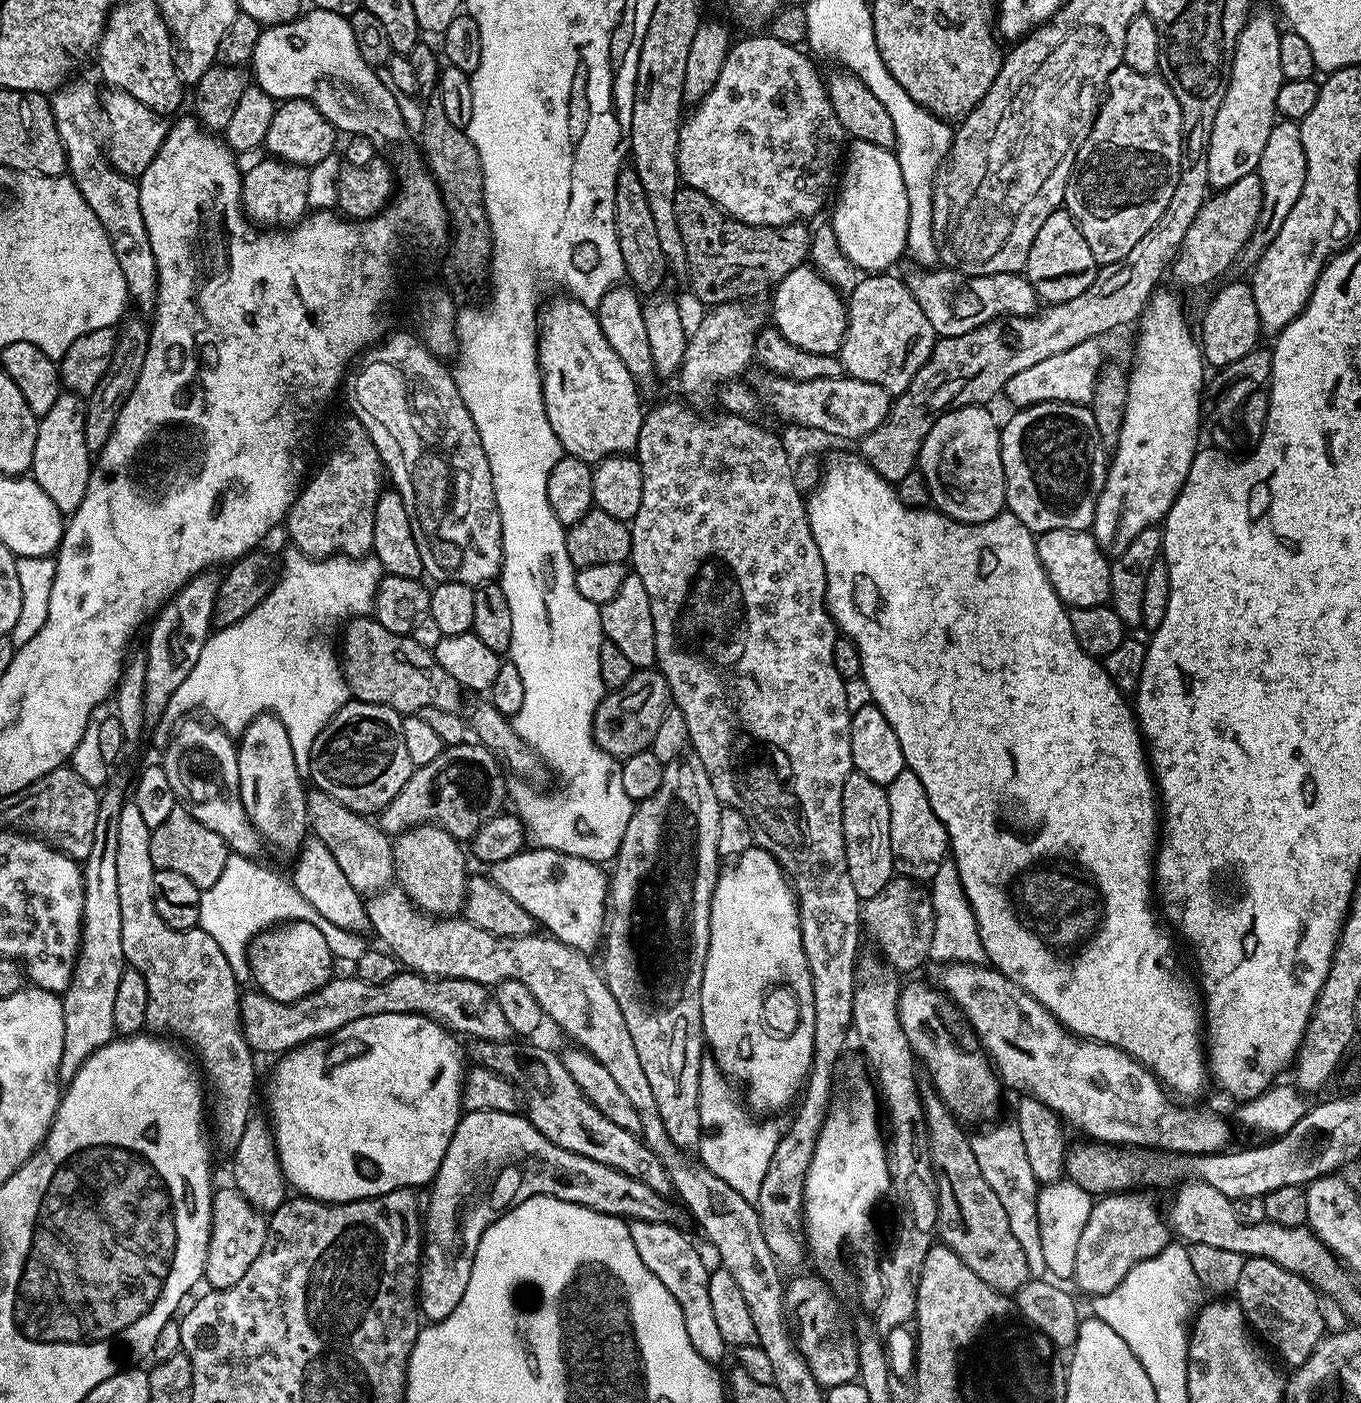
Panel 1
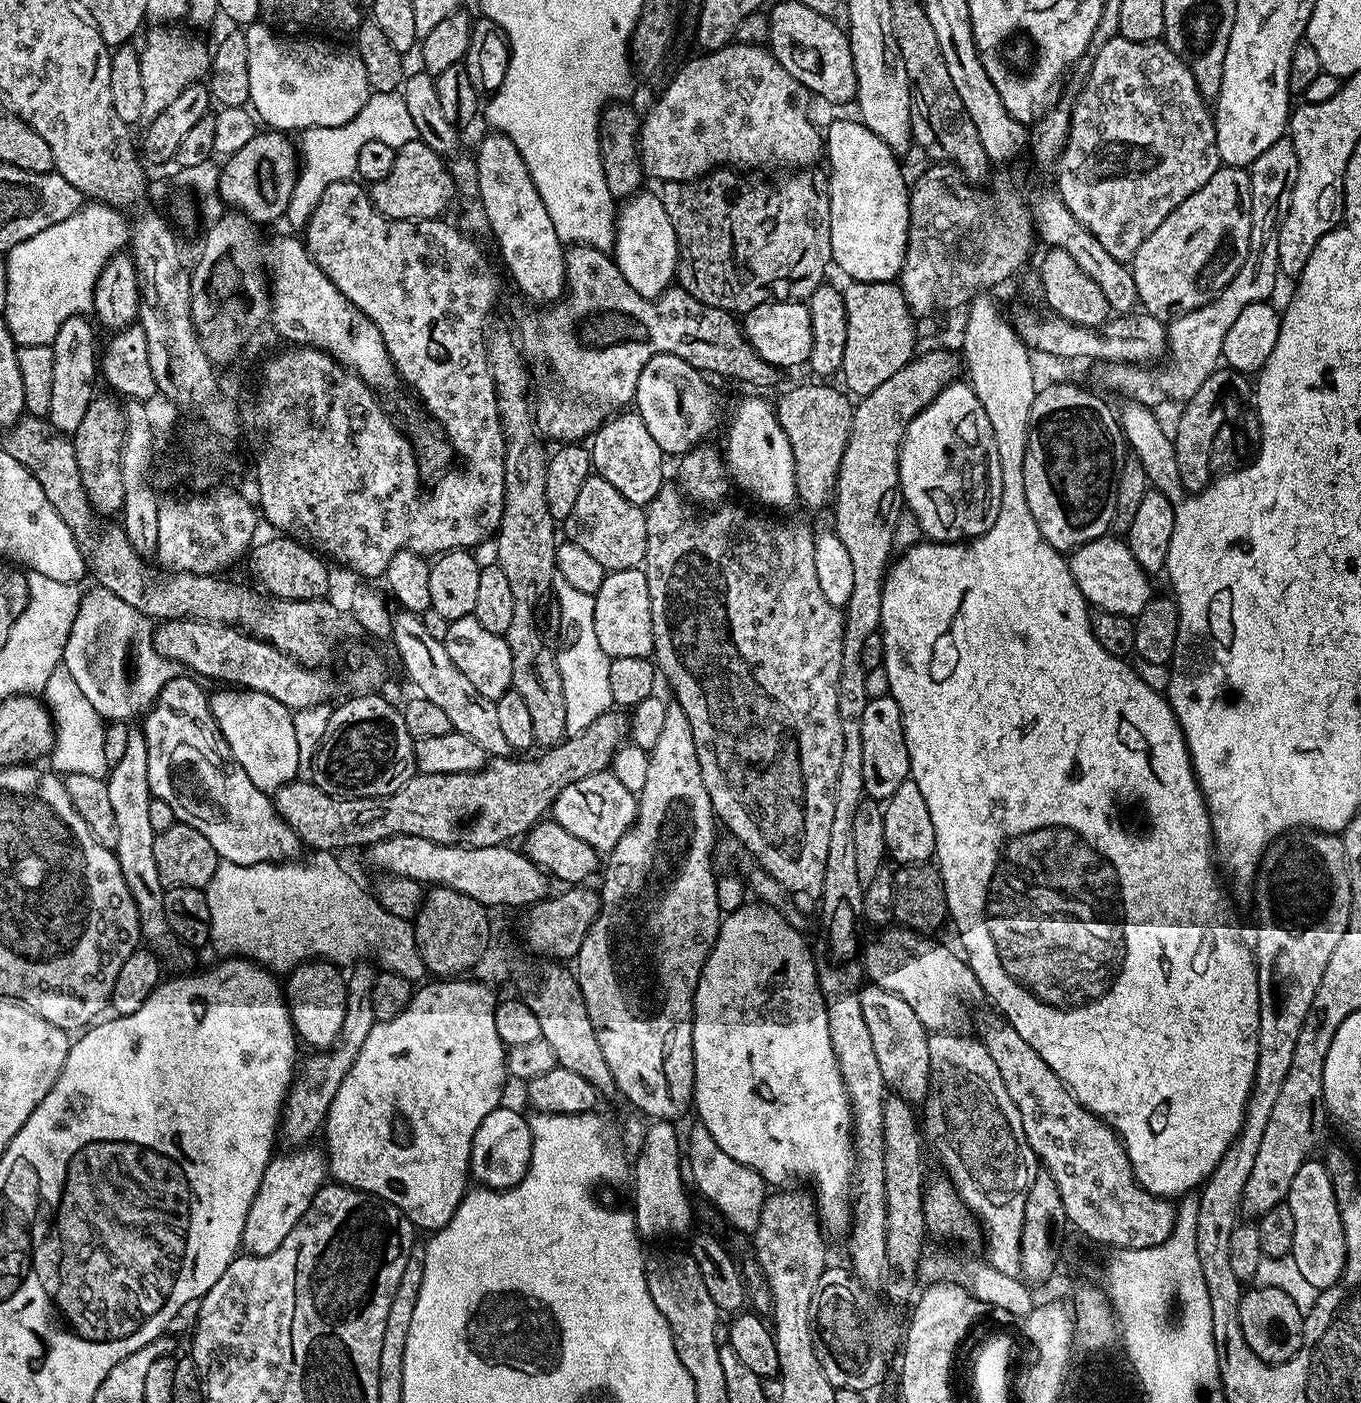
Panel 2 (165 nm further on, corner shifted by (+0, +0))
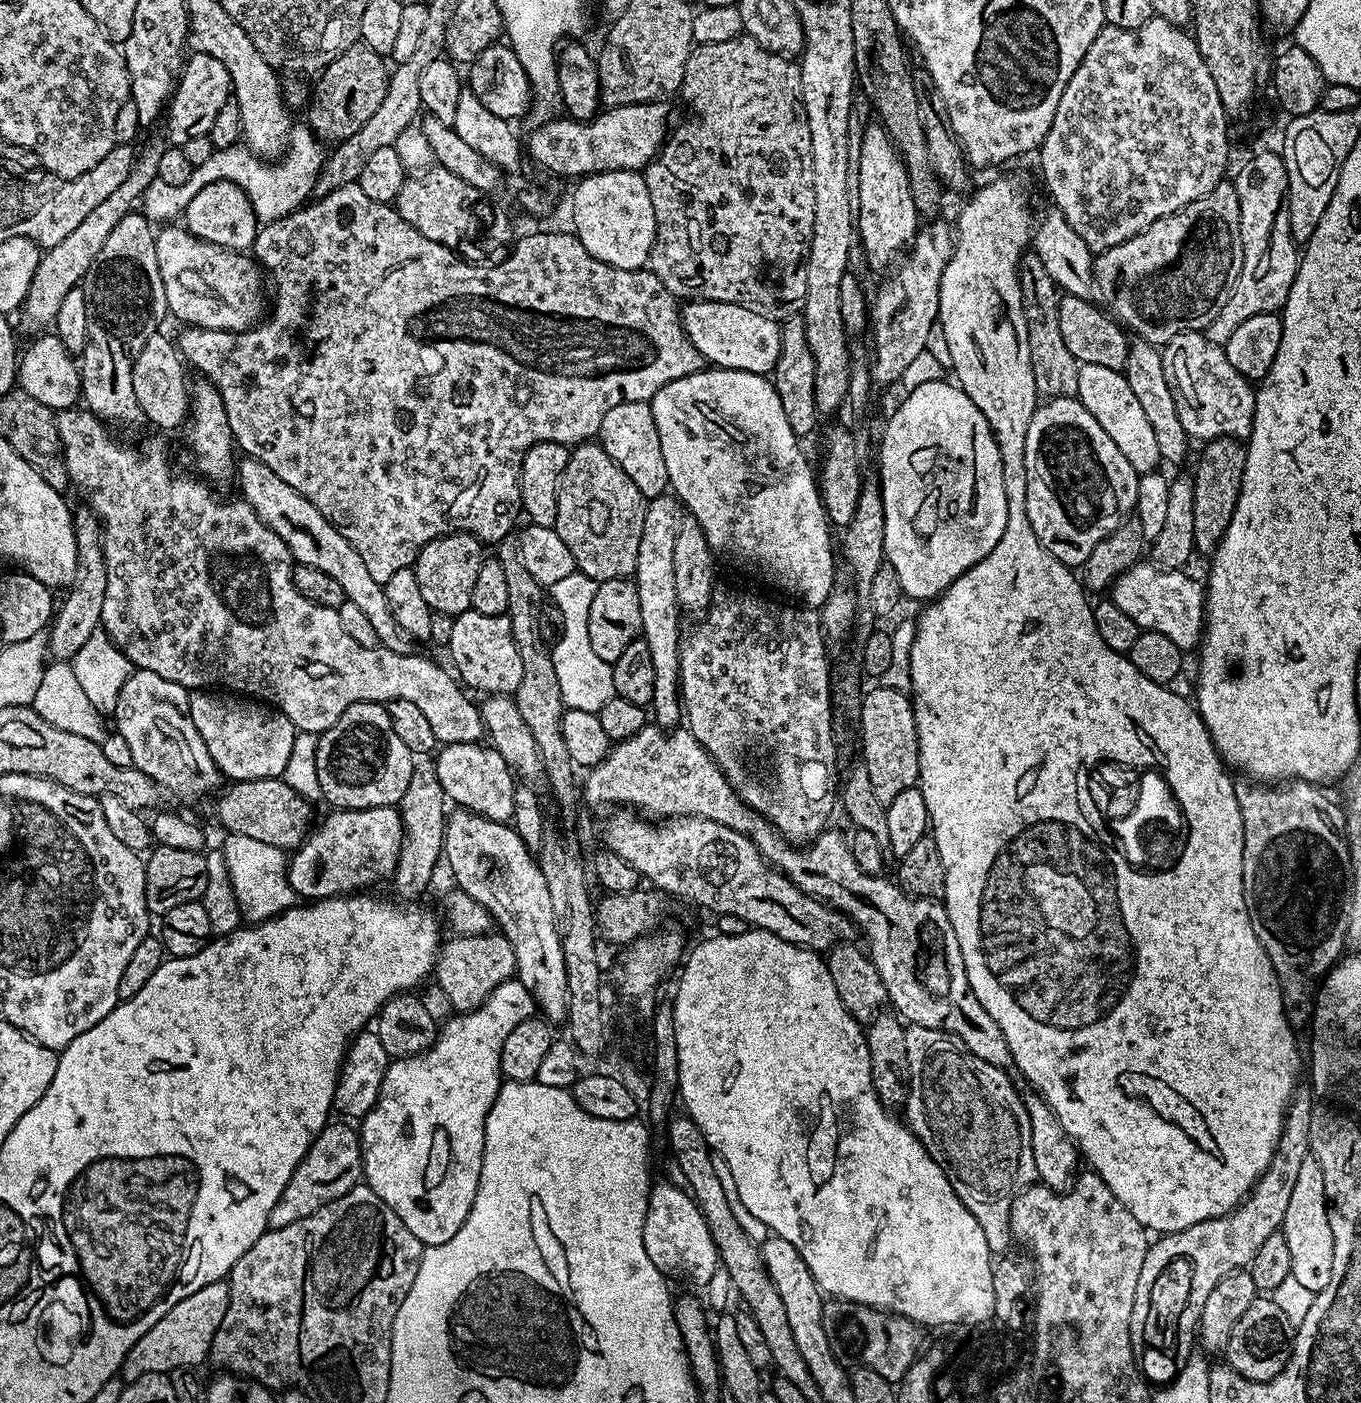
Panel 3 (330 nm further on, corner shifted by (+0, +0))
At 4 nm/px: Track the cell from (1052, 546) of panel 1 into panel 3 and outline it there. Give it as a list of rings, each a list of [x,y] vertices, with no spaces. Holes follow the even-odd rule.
[[[1141,562],[1130,566],[1115,580],[1110,589],[1110,598],[1118,610],[1122,610],[1134,618],[1134,622],[1141,630],[1166,634],[1174,646],[1182,650],[1195,649],[1204,635],[1204,602],[1206,599],[1206,588],[1192,576],[1187,576],[1187,571],[1178,568],[1166,568],[1155,562]]]

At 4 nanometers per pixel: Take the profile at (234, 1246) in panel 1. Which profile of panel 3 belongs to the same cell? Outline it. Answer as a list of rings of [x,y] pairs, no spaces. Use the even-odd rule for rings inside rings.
[[[329,1122],[323,1130],[314,1138],[314,1142],[308,1148],[308,1152],[298,1162],[294,1174],[290,1174],[290,1182],[286,1182],[286,1190],[282,1190],[282,1198],[274,1202],[274,1210],[270,1210],[268,1219],[269,1228],[281,1228],[290,1226],[290,1222],[298,1222],[298,1218],[306,1218],[314,1214],[326,1202],[334,1202],[334,1198],[342,1198],[361,1183],[364,1175],[364,1163],[360,1153],[360,1134],[351,1123]]]

